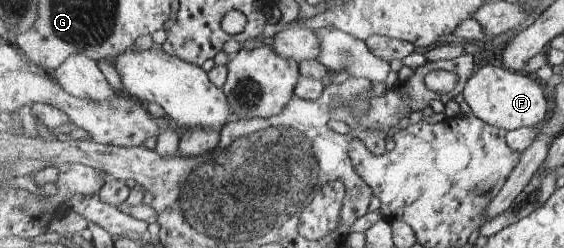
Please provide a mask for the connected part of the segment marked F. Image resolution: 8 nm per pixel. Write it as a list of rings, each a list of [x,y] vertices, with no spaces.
[[[486,65],[470,77],[463,92],[463,98],[472,114],[484,122],[507,131],[519,128],[532,128],[548,116],[548,100],[541,81],[525,72],[514,72],[502,66]]]

